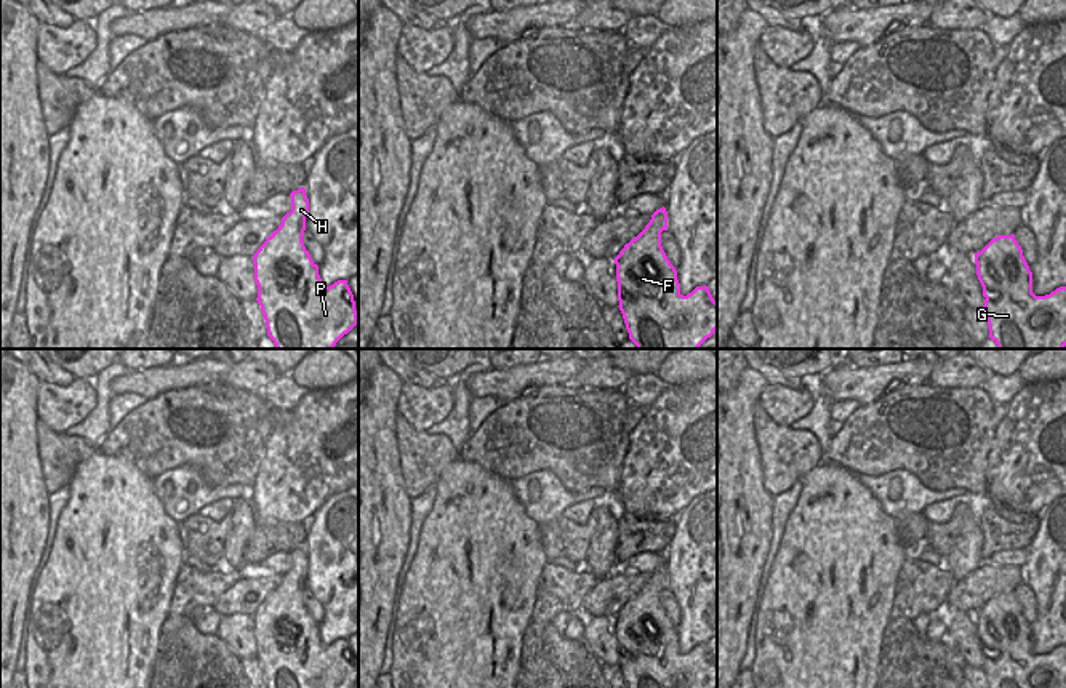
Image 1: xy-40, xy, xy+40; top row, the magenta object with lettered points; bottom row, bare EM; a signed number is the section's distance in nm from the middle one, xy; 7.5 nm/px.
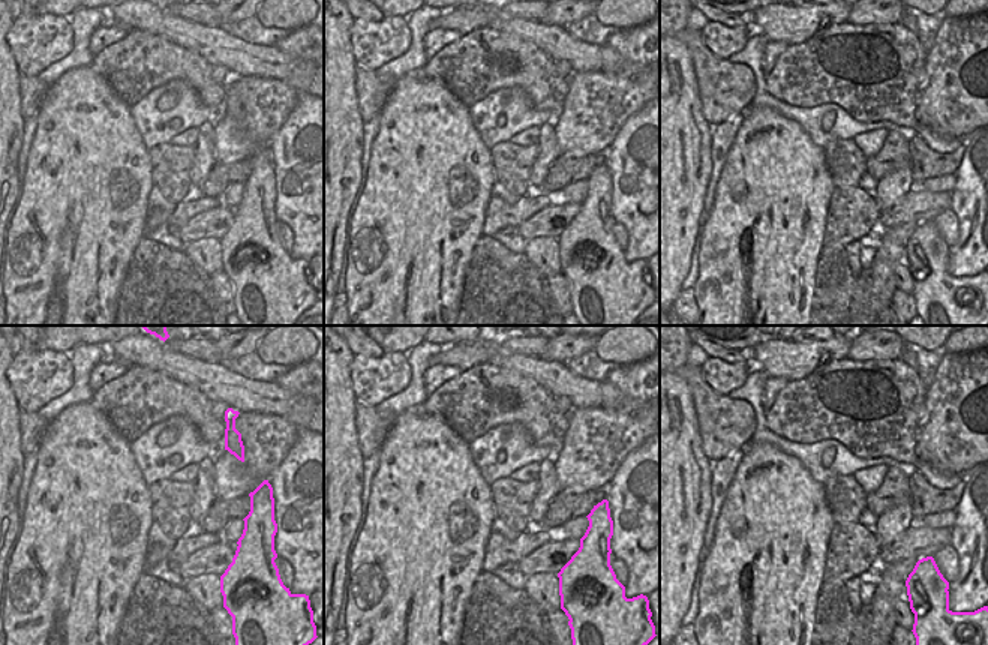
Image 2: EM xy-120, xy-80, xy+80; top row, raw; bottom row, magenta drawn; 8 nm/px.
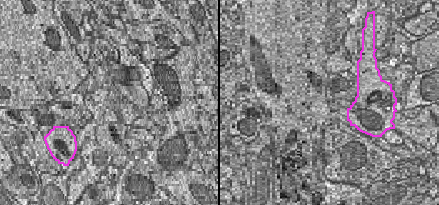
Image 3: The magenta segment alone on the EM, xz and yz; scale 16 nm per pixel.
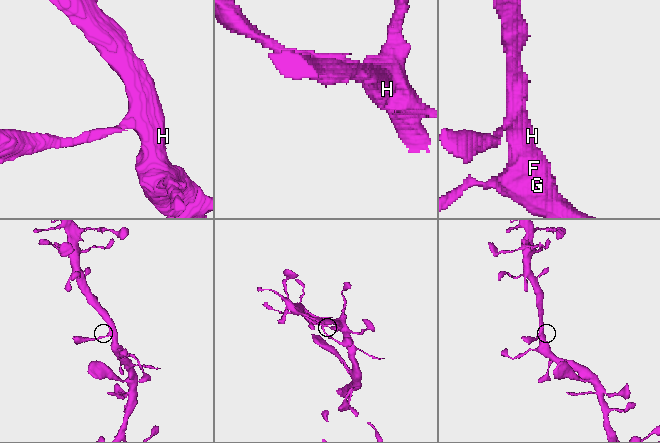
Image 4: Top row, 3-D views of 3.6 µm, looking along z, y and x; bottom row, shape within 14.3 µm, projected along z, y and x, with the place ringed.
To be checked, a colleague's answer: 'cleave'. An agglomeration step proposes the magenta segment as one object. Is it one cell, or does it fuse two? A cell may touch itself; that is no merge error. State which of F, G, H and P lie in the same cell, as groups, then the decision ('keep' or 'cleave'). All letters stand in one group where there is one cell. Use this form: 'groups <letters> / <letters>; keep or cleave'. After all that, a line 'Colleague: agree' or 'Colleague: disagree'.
groups F G H P; keep
Colleague: disagree

